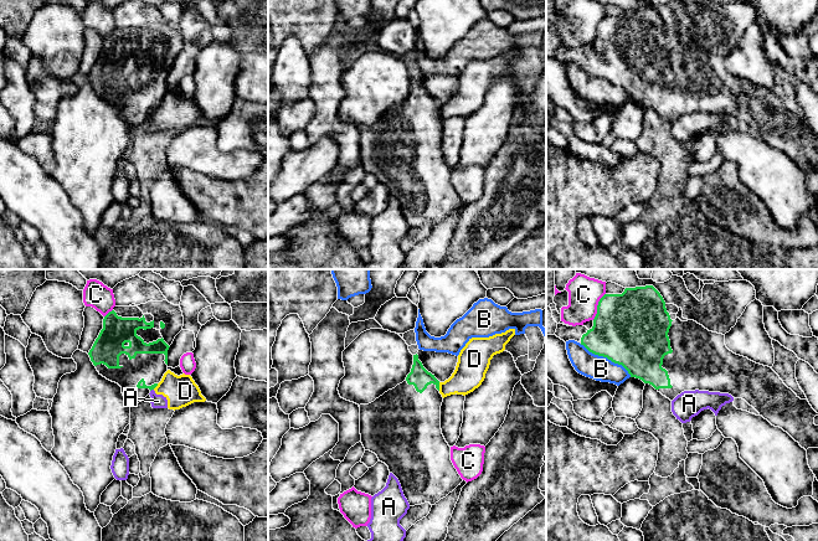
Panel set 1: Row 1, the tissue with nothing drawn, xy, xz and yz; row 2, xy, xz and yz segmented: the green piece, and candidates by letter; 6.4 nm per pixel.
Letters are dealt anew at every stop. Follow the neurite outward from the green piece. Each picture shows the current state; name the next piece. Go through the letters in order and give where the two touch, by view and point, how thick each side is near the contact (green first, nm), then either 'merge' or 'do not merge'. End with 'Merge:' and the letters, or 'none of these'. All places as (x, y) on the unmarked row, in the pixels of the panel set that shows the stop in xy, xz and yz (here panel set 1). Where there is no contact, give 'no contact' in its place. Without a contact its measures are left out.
A: xy (152, 111) | 50/100 nm | do not merge
B: yz (606, 78) | 480/160 nm | do not merge
C: yz (597, 29) | 460/200 nm | do not merge
D: xz (438, 108) | 140/200 nm | do not merge
Merge: none of these

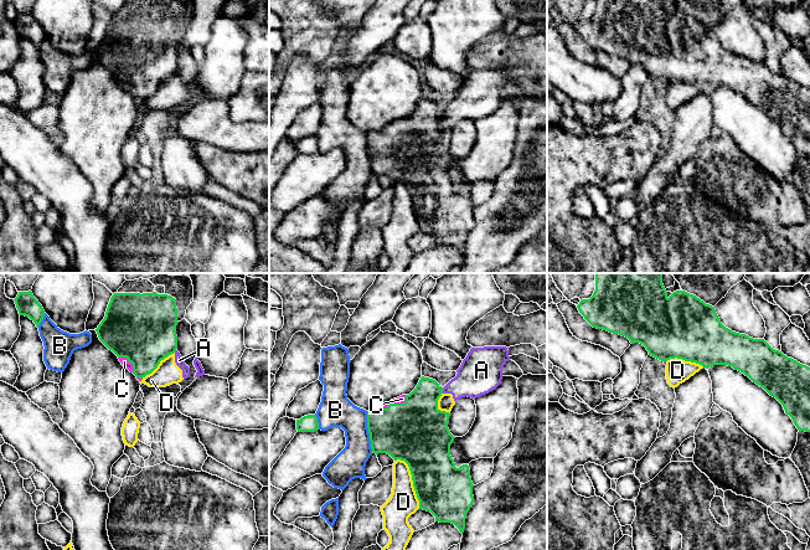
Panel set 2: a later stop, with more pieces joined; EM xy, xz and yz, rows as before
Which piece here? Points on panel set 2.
A: xz (442, 112) | 300/260 nm | do not merge
B: xz (369, 153) | 380/220 nm | do not merge
C: xz (397, 126) | 400/50 nm | merge
D: xz (413, 204) | 340/190 nm | do not merge
Merge: C

